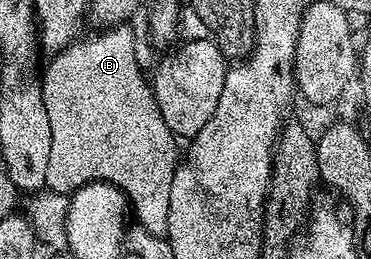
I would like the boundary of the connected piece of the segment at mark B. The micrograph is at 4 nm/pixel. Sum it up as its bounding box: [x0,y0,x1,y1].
[40,23,179,237]

